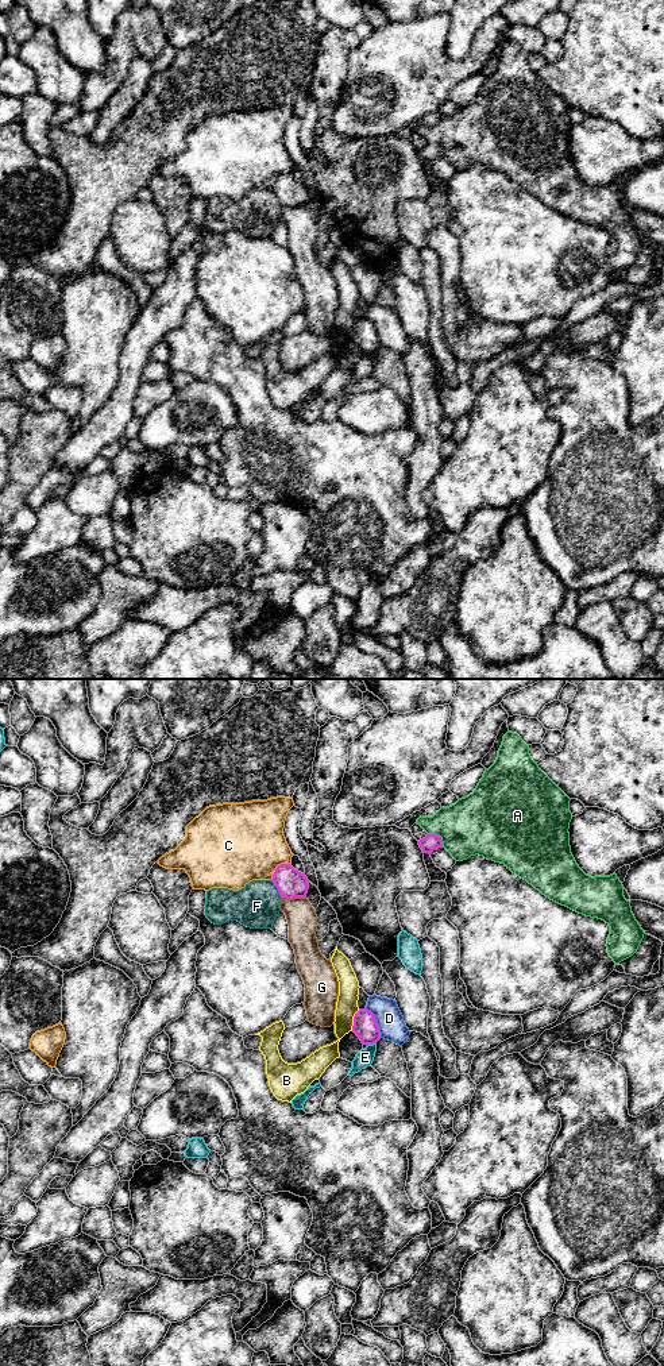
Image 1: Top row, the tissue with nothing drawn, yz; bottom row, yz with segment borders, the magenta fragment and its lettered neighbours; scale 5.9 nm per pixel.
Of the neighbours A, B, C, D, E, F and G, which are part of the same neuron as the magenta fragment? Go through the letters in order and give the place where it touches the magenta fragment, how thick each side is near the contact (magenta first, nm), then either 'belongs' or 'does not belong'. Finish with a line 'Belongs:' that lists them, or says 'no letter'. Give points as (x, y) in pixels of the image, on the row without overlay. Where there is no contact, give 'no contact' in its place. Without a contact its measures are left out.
A: yz (439, 145) | 100/360 nm | does not belong
B: yz (354, 330) | 140/130 nm | does not belong
C: yz (277, 176) | 170/460 nm | does not belong
D: yz (375, 331) | 140/160 nm | does not belong
E: yz (371, 352) | 140/100 nm | does not belong
F: yz (278, 199) | 170/260 nm | does not belong
G: yz (294, 205) | 170/180 nm | does not belong
Belongs: no letter

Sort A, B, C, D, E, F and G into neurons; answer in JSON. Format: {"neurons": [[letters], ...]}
{"neurons": [["A"], ["B", "D"], ["C"], ["E"], ["F"], ["G"]]}

